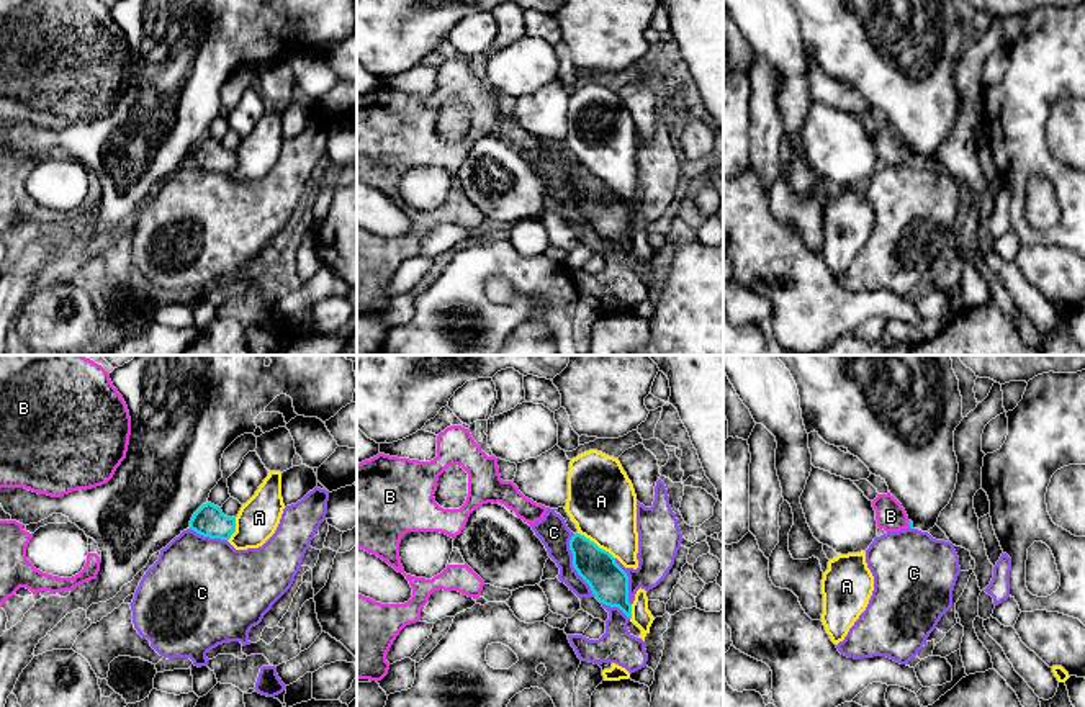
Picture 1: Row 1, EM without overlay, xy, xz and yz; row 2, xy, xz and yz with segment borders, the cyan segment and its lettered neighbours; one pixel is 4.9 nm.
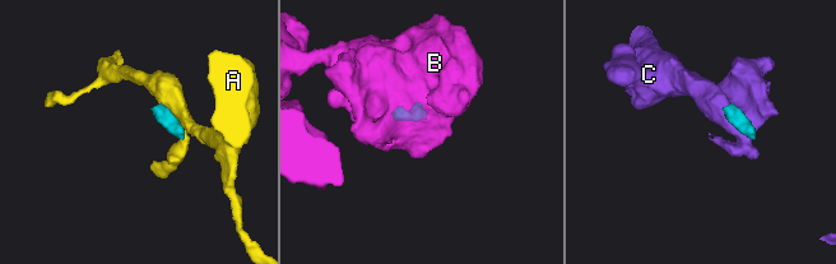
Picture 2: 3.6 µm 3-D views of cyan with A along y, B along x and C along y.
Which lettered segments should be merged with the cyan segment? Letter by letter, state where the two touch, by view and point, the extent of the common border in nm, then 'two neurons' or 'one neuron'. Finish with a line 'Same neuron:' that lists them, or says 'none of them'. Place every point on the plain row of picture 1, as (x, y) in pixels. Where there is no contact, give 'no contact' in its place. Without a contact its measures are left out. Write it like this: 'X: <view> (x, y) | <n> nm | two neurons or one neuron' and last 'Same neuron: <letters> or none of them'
A: xz (594, 177) | 220 nm | two neurons
B: yz (909, 156) | 30 nm | one neuron
C: xz (573, 198) | 320 nm | two neurons
Same neuron: B

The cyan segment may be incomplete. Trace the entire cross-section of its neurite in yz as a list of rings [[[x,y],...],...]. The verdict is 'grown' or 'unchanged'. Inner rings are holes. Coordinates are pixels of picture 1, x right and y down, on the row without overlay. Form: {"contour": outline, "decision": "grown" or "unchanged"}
{"contour": [[[877,128],[872,134],[876,144],[877,160],[885,165],[898,165],[903,162],[913,162],[913,155],[908,152],[902,137],[890,128]]], "decision": "grown"}

